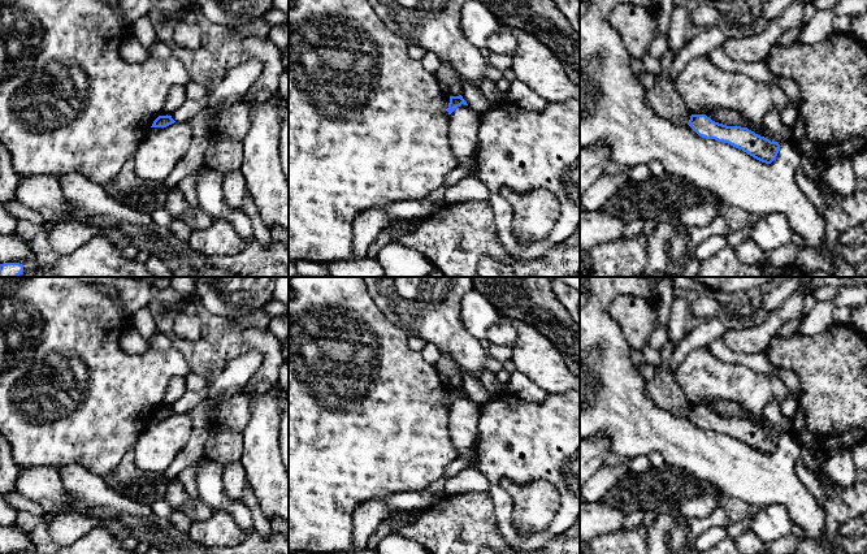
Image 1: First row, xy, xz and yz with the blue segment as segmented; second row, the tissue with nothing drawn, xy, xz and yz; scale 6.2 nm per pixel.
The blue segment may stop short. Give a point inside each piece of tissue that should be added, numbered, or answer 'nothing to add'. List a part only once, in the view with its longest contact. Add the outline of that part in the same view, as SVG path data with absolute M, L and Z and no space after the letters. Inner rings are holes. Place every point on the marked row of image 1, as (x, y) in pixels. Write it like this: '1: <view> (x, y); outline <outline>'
nothing to add

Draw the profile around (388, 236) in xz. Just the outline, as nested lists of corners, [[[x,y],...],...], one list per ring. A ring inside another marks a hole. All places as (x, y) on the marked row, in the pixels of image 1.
[[[391,228],[389,229],[383,229],[378,238],[369,246],[368,251],[367,251],[367,256],[368,257],[377,257],[377,254],[386,247],[389,243],[394,243],[398,241],[400,235],[399,230],[394,230]]]

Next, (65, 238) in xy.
[[[64,221],[52,229],[49,243],[57,254],[69,255],[96,235],[107,235],[118,250],[131,246],[130,239],[118,230],[103,230],[77,221]]]

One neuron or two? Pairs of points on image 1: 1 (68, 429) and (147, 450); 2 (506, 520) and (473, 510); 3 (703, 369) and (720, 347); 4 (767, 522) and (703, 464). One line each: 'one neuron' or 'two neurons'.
1: two neurons
2: two neurons
3: two neurons
4: two neurons

